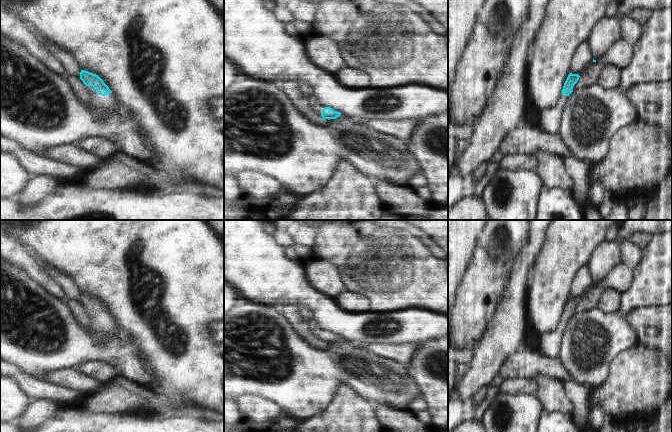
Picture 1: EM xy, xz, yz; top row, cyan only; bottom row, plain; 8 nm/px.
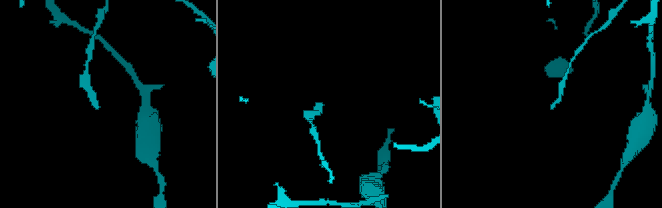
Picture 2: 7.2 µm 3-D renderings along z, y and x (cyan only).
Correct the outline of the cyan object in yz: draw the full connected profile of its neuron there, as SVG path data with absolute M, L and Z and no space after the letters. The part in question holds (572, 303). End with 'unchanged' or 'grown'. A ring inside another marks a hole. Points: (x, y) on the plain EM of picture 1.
M570 297L564 307L561 319L557 327L548 333L540 336L537 350L550 358L557 358L559 356L559 348L561 346L561 340L565 332L565 328L569 322L569 319L573 316L573 310L577 307L580 300L578 298Z; grown

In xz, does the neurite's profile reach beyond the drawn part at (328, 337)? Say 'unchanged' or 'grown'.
grown

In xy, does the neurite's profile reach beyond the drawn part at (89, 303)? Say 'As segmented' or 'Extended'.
Extended

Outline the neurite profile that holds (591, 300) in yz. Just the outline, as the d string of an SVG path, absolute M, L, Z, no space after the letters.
M604 285L592 286L577 305L577 313L599 309L601 298L606 290Z

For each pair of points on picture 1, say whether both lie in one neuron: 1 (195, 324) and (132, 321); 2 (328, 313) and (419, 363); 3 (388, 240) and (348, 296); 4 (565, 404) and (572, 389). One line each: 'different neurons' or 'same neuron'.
1: same neuron
2: same neuron
3: different neurons
4: different neurons

